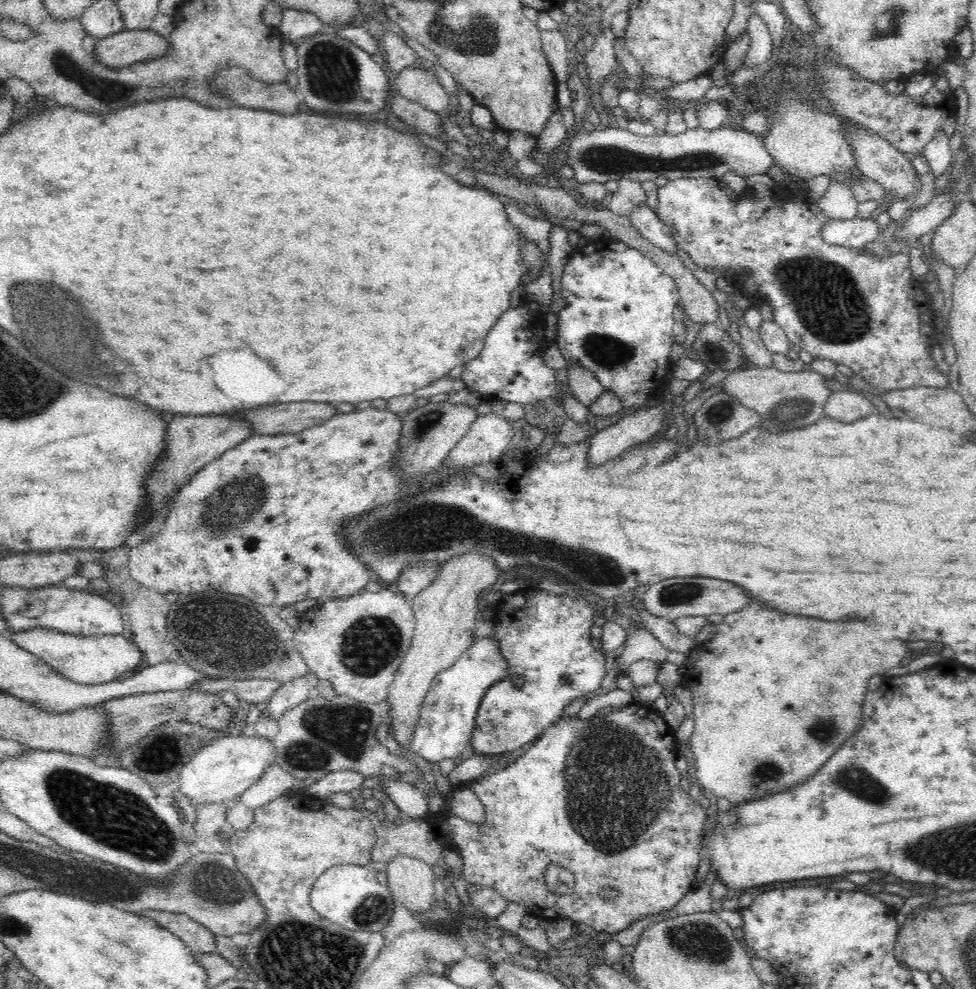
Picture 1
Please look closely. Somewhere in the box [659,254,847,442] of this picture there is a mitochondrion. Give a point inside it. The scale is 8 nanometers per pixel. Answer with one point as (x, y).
(791, 410)

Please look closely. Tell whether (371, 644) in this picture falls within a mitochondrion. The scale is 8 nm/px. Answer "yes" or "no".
yes

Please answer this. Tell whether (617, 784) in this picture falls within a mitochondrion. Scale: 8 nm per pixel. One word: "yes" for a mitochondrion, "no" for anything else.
yes

